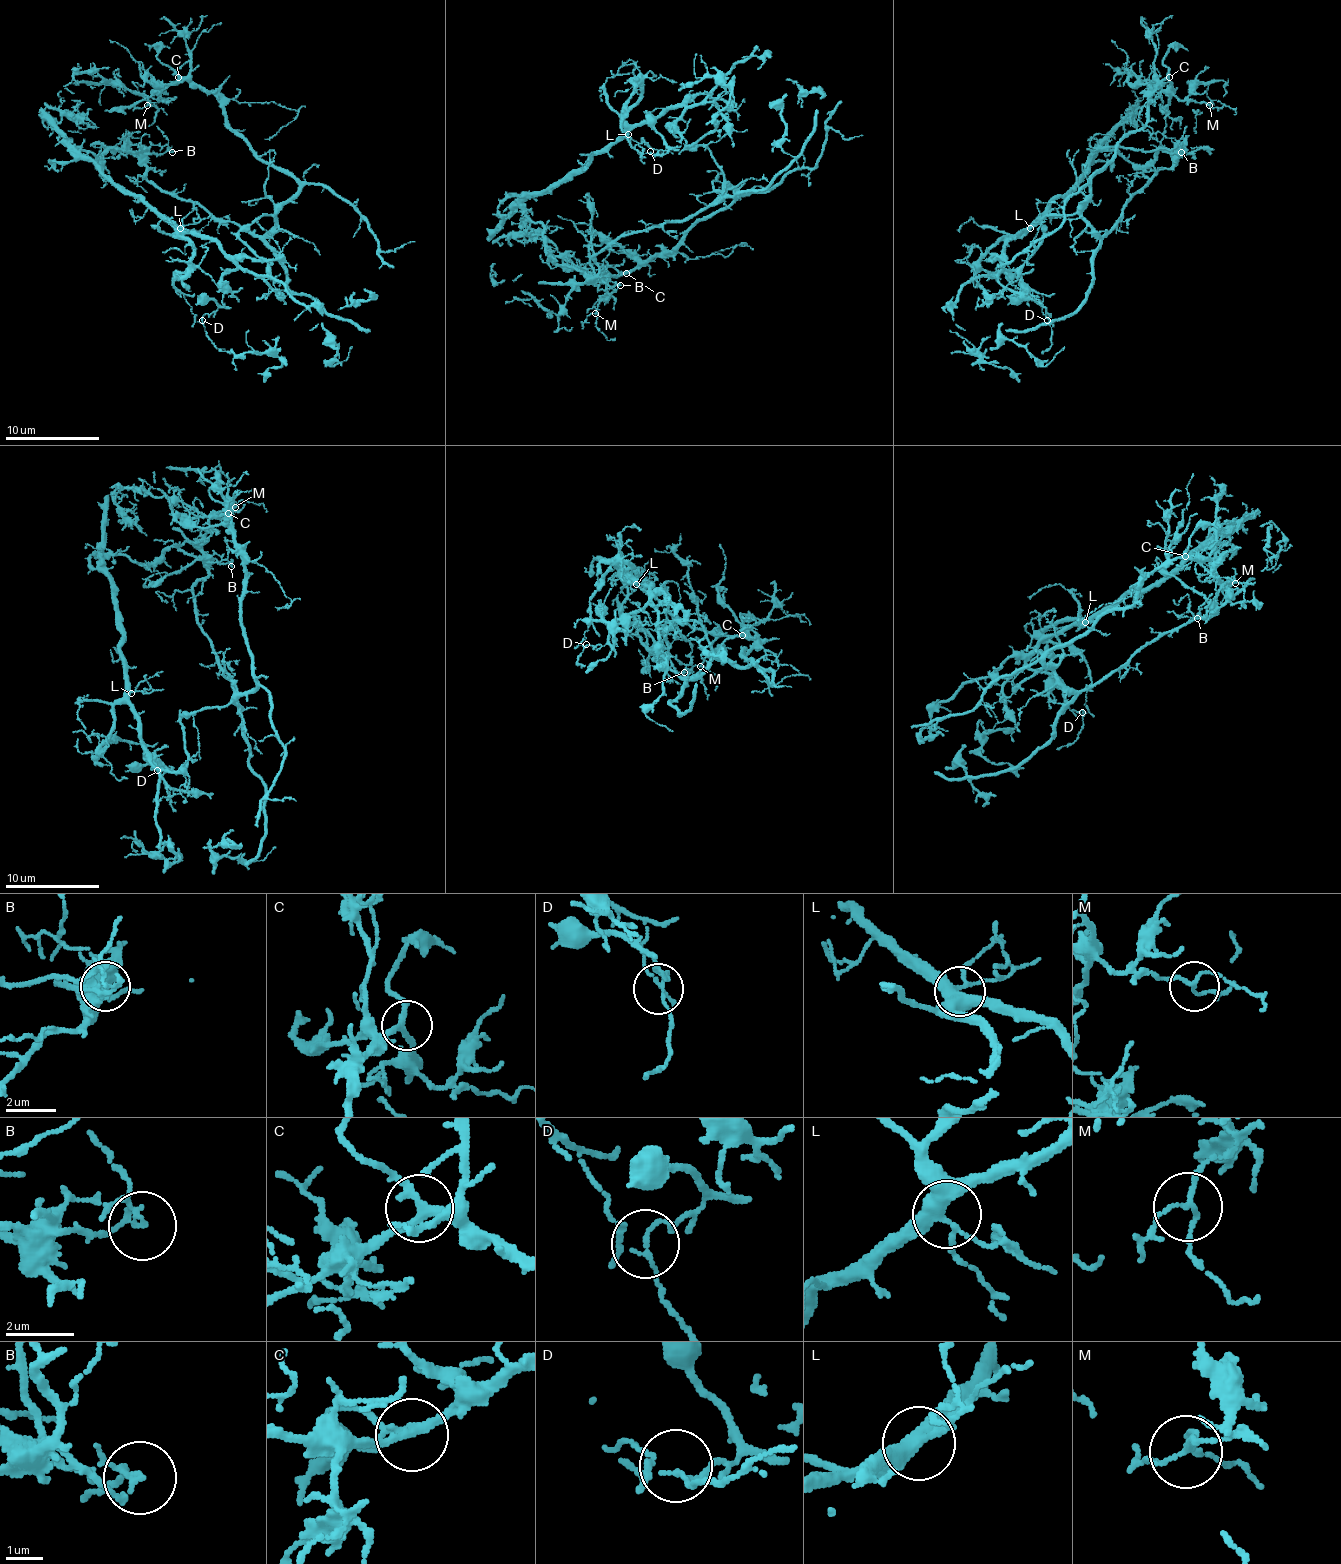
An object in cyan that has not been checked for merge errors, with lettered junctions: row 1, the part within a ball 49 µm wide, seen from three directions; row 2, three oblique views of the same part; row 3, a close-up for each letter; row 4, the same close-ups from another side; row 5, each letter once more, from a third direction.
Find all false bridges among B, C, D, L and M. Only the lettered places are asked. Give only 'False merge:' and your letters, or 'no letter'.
False merge: B

